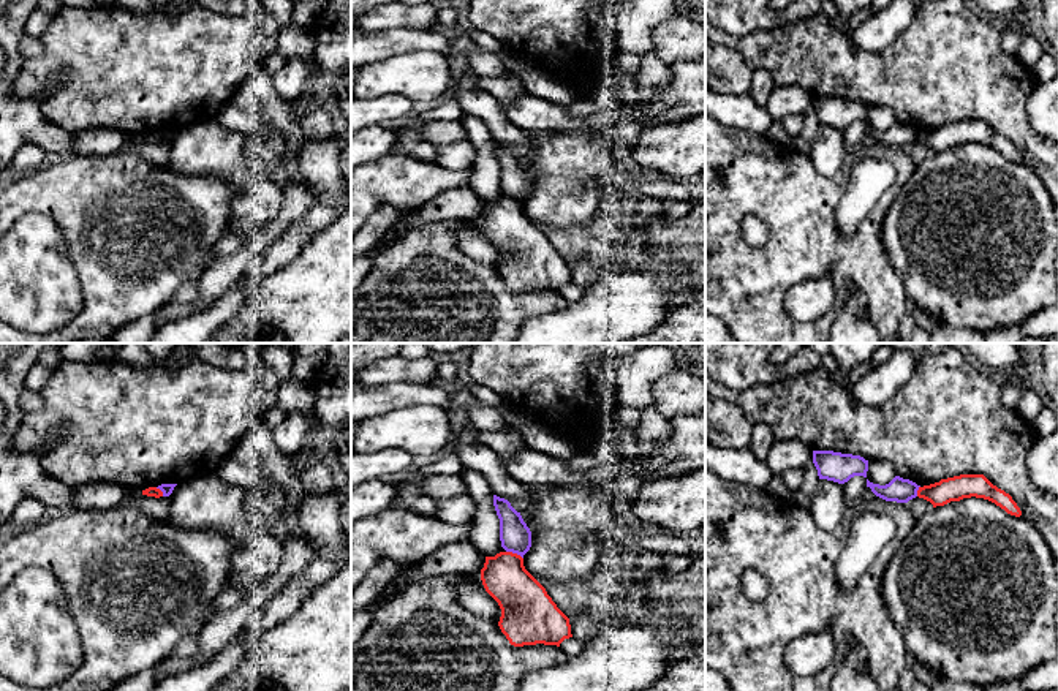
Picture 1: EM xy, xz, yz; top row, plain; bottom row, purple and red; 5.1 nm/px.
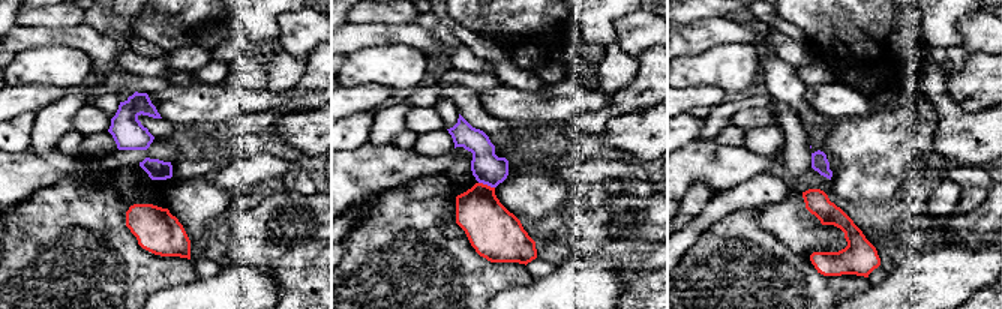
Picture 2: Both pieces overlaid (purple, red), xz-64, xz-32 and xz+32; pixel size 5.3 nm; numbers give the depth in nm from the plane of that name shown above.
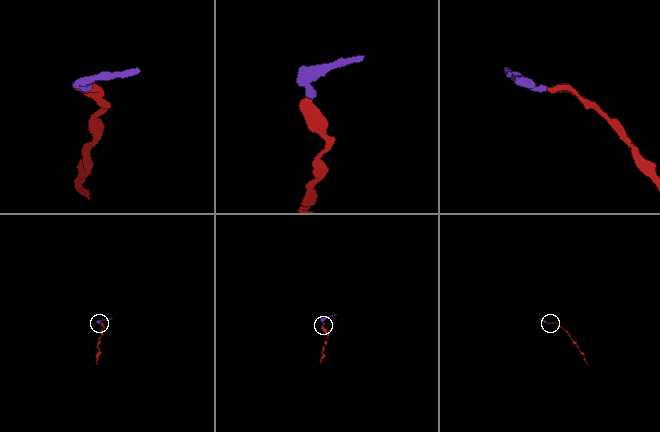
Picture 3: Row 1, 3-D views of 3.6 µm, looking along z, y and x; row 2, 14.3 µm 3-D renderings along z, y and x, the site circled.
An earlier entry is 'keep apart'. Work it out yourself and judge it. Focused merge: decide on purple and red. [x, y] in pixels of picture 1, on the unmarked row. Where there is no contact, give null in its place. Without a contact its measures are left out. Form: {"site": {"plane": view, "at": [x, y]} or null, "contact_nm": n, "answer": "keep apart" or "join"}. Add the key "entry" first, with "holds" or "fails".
{"entry": "holds", "site": {"plane": "xz", "at": [514, 198]}, "contact_nm": 100, "answer": "keep apart"}

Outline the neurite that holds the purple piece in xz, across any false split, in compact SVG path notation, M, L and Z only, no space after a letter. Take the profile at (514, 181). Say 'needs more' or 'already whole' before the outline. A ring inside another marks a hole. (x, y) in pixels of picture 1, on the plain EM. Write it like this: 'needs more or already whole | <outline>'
already whole | M493 141L493 152L500 164L501 193L523 204L531 193L530 174L508 145Z

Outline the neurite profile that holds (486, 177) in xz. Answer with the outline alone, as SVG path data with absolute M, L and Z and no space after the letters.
M463 114L460 120L468 133L468 141L481 155L479 166L474 168L470 188L484 201L490 202L501 193L500 164L493 152L493 138L486 123L473 115Z

